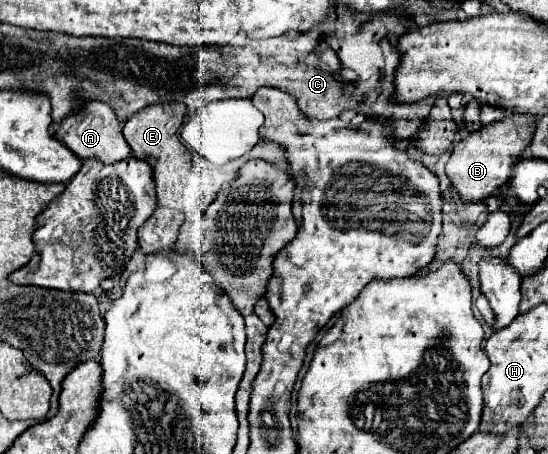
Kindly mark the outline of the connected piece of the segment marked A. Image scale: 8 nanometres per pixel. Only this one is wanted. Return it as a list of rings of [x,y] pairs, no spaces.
[[[89,101],[89,103],[85,103],[85,107],[83,107],[81,113],[65,117],[63,123],[59,125],[55,137],[67,149],[71,149],[81,161],[85,161],[85,159],[97,159],[97,161],[109,165],[109,163],[123,161],[125,157],[131,155],[131,149],[129,149],[127,141],[123,139],[121,125],[119,125],[115,113],[113,113],[113,109],[109,105],[105,105],[105,103],[99,103],[99,101]]]

